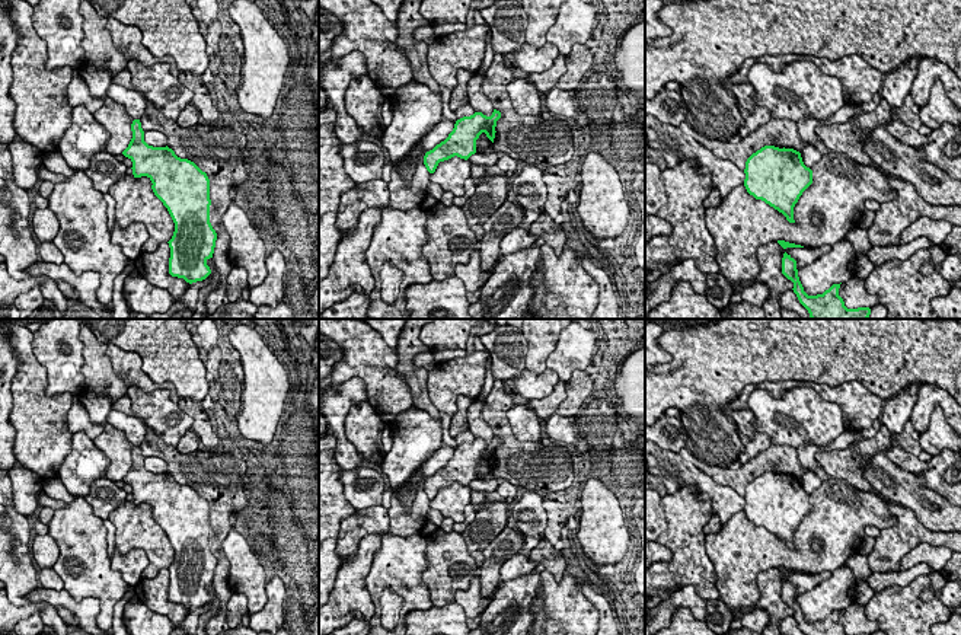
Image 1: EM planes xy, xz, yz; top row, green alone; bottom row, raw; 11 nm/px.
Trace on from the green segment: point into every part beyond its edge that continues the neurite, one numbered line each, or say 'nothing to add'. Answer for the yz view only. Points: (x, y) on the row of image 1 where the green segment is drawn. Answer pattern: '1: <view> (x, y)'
nothing to add

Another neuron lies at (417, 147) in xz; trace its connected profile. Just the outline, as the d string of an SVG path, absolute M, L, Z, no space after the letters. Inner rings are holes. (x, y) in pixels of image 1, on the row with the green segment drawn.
M418 141L412 146L411 151L405 157L402 157L398 162L389 162L387 165L384 165L381 179L389 184L392 179L392 170L398 169L402 163L406 163L408 167L400 169L399 172L403 176L403 179L411 182L412 175L415 173L415 162L414 160L421 154L421 150L422 150L422 146Z

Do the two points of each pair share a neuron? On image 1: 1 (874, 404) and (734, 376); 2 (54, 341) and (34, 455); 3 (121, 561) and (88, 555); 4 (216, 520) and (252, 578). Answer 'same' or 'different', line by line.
1: different
2: different
3: different
4: different

